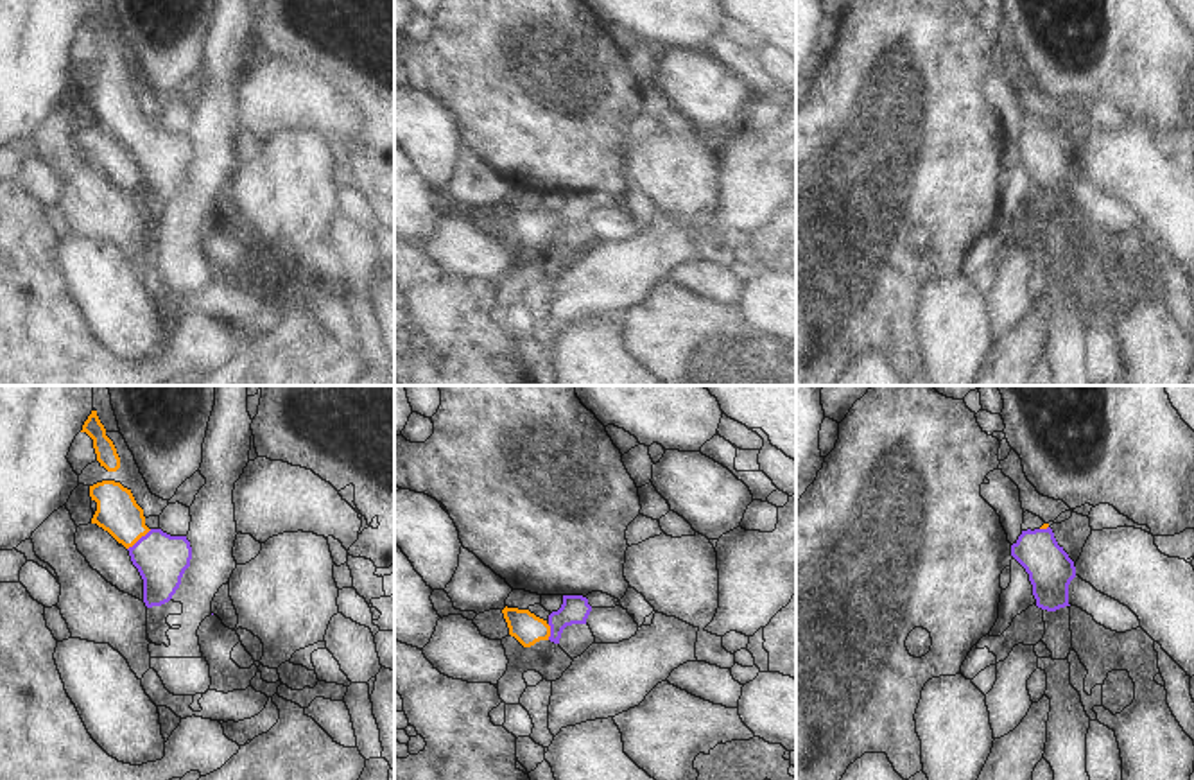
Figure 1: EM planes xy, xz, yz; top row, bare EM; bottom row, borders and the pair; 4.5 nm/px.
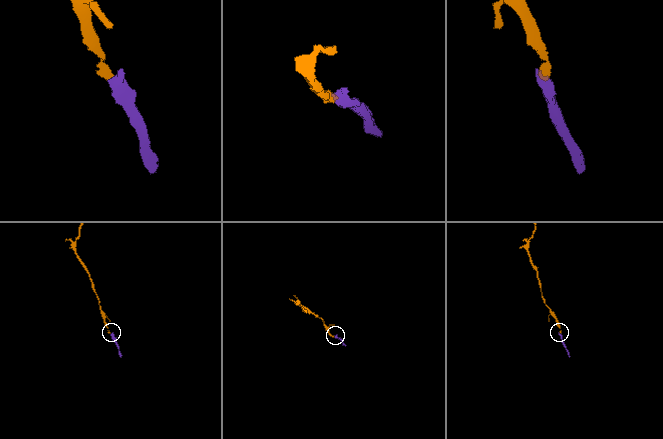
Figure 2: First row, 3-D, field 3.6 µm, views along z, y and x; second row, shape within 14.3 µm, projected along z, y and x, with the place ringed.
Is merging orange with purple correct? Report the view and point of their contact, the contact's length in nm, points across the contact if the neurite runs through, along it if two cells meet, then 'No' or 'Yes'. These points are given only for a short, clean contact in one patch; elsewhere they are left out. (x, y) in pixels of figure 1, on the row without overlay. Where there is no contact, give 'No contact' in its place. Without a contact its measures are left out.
Touches orange at xy (138, 137). Shared border 140 nm. Path across: xy (117, 110), (138, 137), (160, 156). Yes.

